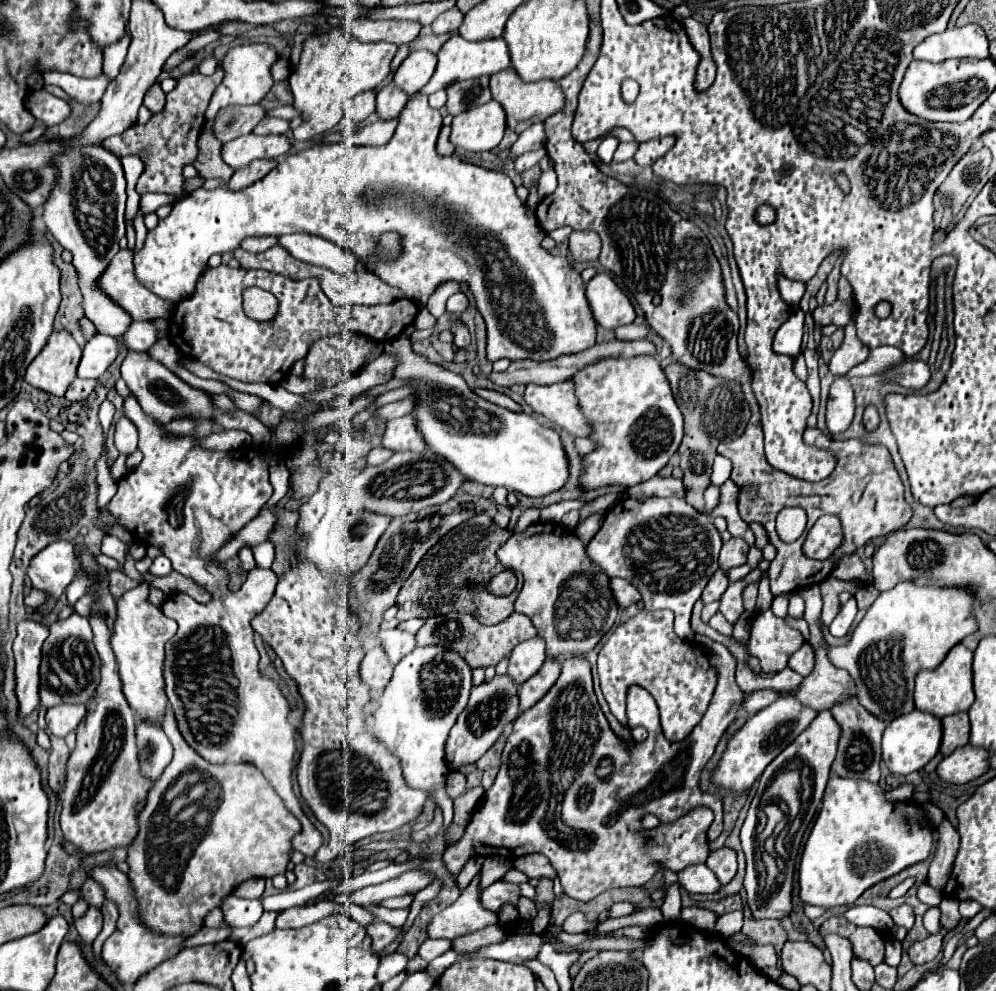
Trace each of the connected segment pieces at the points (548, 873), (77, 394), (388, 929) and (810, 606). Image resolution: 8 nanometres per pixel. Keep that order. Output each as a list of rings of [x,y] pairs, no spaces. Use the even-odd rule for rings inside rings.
[[[526,854],[518,860],[514,860],[514,868],[534,880],[540,880],[540,878],[554,880],[556,878],[556,870],[548,862],[548,858],[544,858],[542,854]]]
[[[76,378],[76,380],[70,384],[70,388],[68,388],[68,392],[66,392],[66,398],[68,398],[68,400],[82,400],[82,398],[88,398],[90,392],[94,390],[94,386],[96,386],[96,380],[82,380],[82,378]]]
[[[374,920],[372,924],[366,926],[366,934],[372,938],[372,950],[380,952],[382,948],[386,948],[398,936],[398,930],[392,928],[392,926],[388,926],[386,922]]]
[[[818,585],[808,586],[805,589],[798,590],[799,594],[804,598],[806,604],[806,621],[809,625],[810,634],[812,634],[812,640],[810,644],[814,648],[818,648],[822,644],[822,632],[818,626],[818,618],[822,611],[822,597],[820,588]]]

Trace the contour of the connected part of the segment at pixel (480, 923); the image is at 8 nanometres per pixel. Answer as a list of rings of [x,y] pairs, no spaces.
[[[480,872],[473,878],[468,888],[460,894],[460,898],[450,904],[446,910],[438,912],[428,924],[428,938],[448,938],[476,932],[488,924],[496,924],[496,914],[484,910],[478,900],[478,884]]]

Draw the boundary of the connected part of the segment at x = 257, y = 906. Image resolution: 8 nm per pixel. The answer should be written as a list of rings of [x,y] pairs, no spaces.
[[[238,896],[224,898],[224,902],[220,904],[220,910],[228,926],[254,926],[264,912],[262,902],[258,898],[248,900],[248,898],[238,898]]]

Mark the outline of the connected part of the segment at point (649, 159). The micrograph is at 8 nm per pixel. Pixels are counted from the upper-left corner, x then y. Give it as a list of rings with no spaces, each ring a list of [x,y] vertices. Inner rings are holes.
[[[666,136],[664,138],[656,138],[641,143],[634,155],[634,160],[638,165],[651,165],[660,157],[664,156],[672,146],[674,146],[676,138]]]

